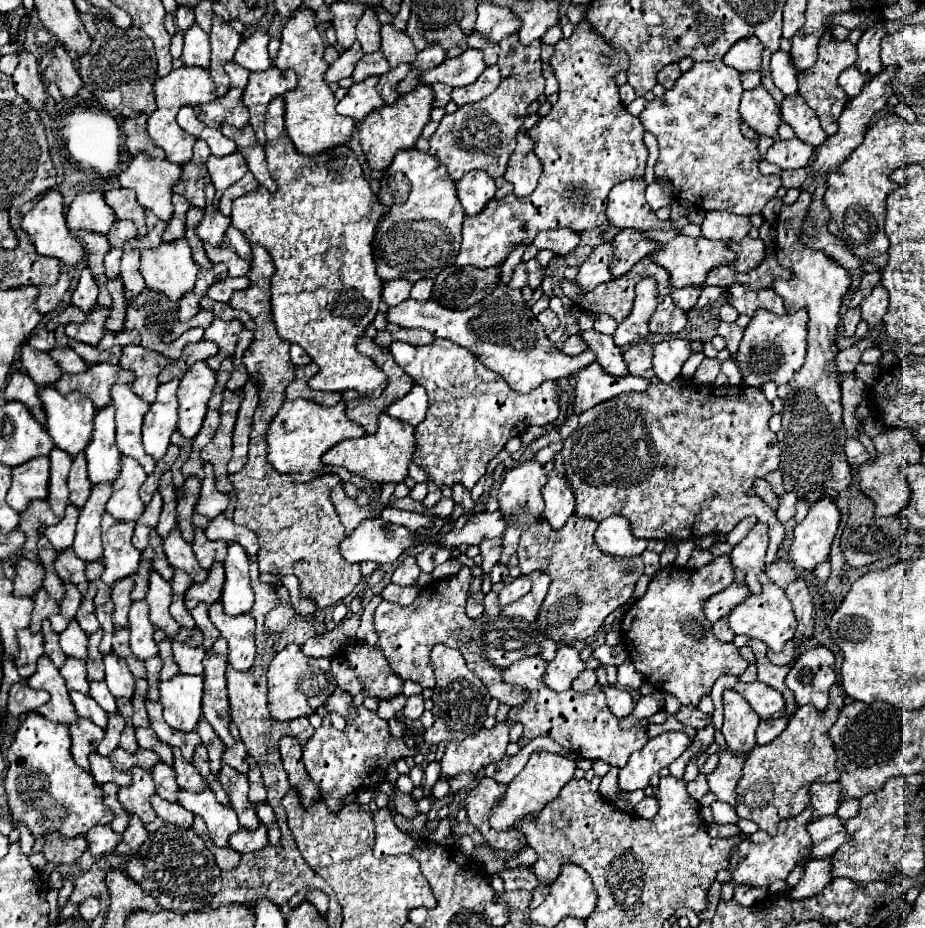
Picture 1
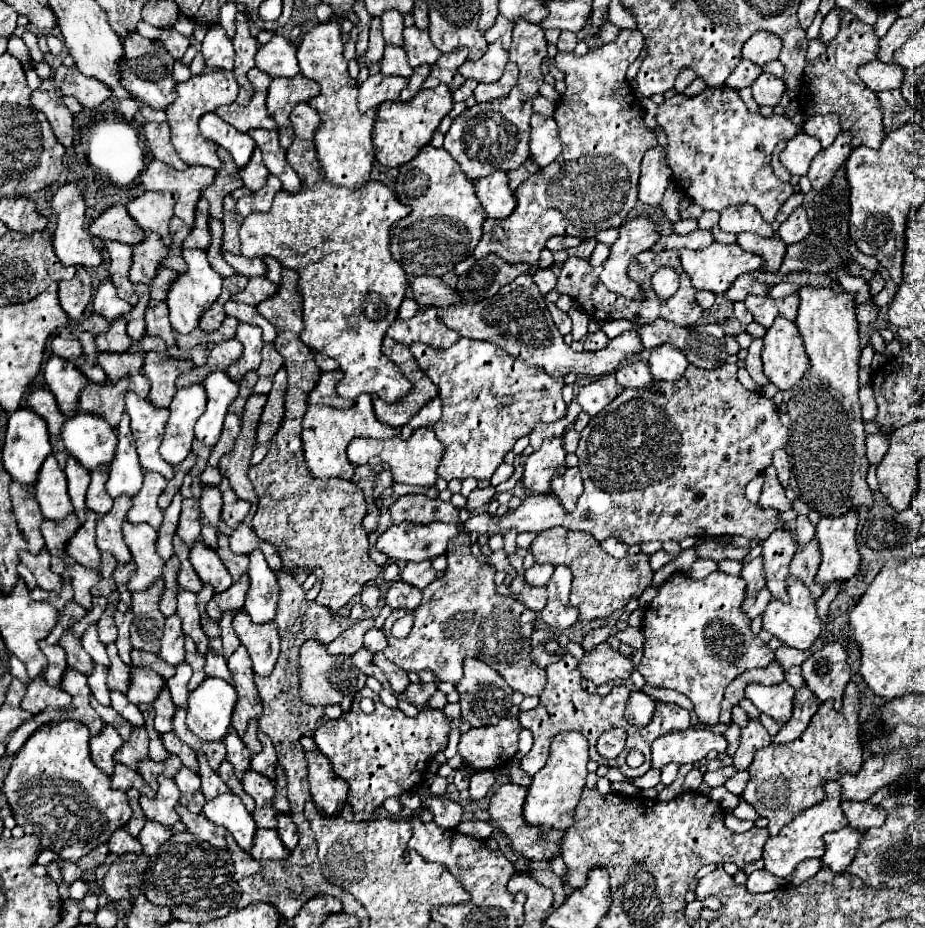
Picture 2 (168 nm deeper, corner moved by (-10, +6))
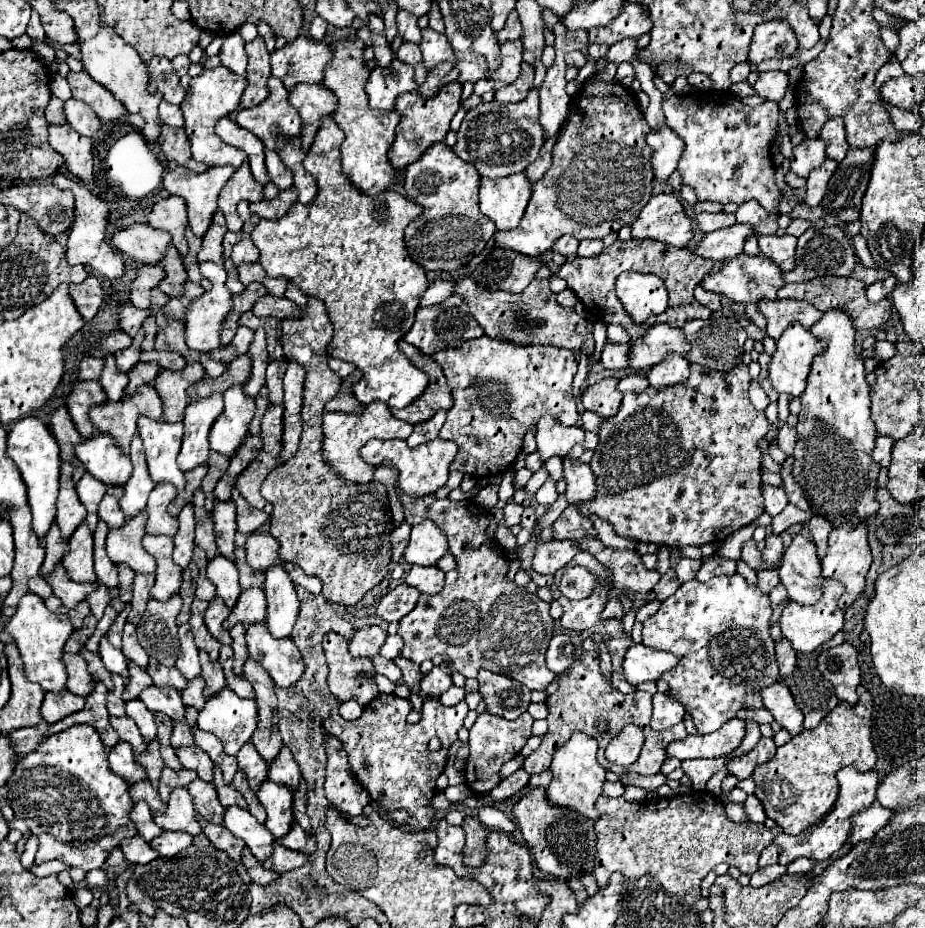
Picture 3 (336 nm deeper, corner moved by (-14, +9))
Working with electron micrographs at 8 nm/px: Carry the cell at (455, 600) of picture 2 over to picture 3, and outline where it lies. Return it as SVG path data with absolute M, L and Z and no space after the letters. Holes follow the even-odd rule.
M402 496L400 500L404 504L404 514L408 524L418 524L424 518L432 518L440 526L440 530L446 534L450 552L458 562L458 580L450 586L444 586L442 592L428 596L422 594L416 608L406 614L400 620L400 630L398 634L404 640L404 650L402 656L422 664L424 660L432 660L438 654L448 654L454 660L454 668L464 674L466 678L476 678L480 670L490 670L496 674L510 676L530 690L546 690L546 686L556 678L552 670L546 666L546 650L548 642L554 636L554 620L548 614L550 604L540 600L538 594L530 594L526 588L516 586L512 580L506 578L508 574L508 564L510 560L506 556L498 556L502 552L492 550L492 540L486 536L486 530L492 522L492 514L486 512L482 506L476 502L454 502L454 500L440 500L436 496Z

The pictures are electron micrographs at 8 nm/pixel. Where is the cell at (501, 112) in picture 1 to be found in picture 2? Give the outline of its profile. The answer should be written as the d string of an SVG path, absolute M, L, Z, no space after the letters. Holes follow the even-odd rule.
M518 19L514 23L514 35L510 45L510 61L514 61L520 69L518 83L512 87L510 95L488 103L476 103L452 121L452 127L444 135L444 149L458 161L462 173L468 179L480 179L498 169L510 171L520 167L528 159L530 117L534 113L532 99L538 95L538 89L544 83L540 67L546 59L546 47L548 45L544 39L544 29L530 21Z

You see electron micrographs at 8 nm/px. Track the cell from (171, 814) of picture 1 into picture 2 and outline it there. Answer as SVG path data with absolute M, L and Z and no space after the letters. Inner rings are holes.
M178 805L176 811L178 811L182 823L186 825L186 829L188 829L190 833L194 833L198 839L208 841L208 843L212 843L214 847L222 847L222 849L226 847L226 839L224 839L226 829L224 829L224 827L218 827L216 823L210 823L210 819L206 819L202 813L200 813L200 815L190 813L184 805Z

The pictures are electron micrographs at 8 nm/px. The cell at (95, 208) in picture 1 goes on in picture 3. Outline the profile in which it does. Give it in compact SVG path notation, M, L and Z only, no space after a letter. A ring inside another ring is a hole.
M136 224L116 232L112 246L122 254L132 256L140 264L160 264L166 248L172 246L172 236L164 230Z

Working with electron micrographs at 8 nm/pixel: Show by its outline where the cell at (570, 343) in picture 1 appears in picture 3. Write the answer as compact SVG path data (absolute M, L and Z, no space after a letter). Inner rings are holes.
M606 344L602 350L602 366L610 370L626 370L630 356L630 344Z

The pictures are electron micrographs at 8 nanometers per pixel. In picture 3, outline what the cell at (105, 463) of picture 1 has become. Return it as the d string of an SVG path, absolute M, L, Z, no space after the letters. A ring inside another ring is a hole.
M138 434L134 436L132 446L130 446L130 458L132 458L132 464L134 464L134 474L128 480L128 484L124 486L124 496L120 500L122 512L124 512L126 518L134 518L138 512L142 512L146 508L148 494L156 486L150 480L146 460L144 460L144 446L142 446L142 440L140 440Z

